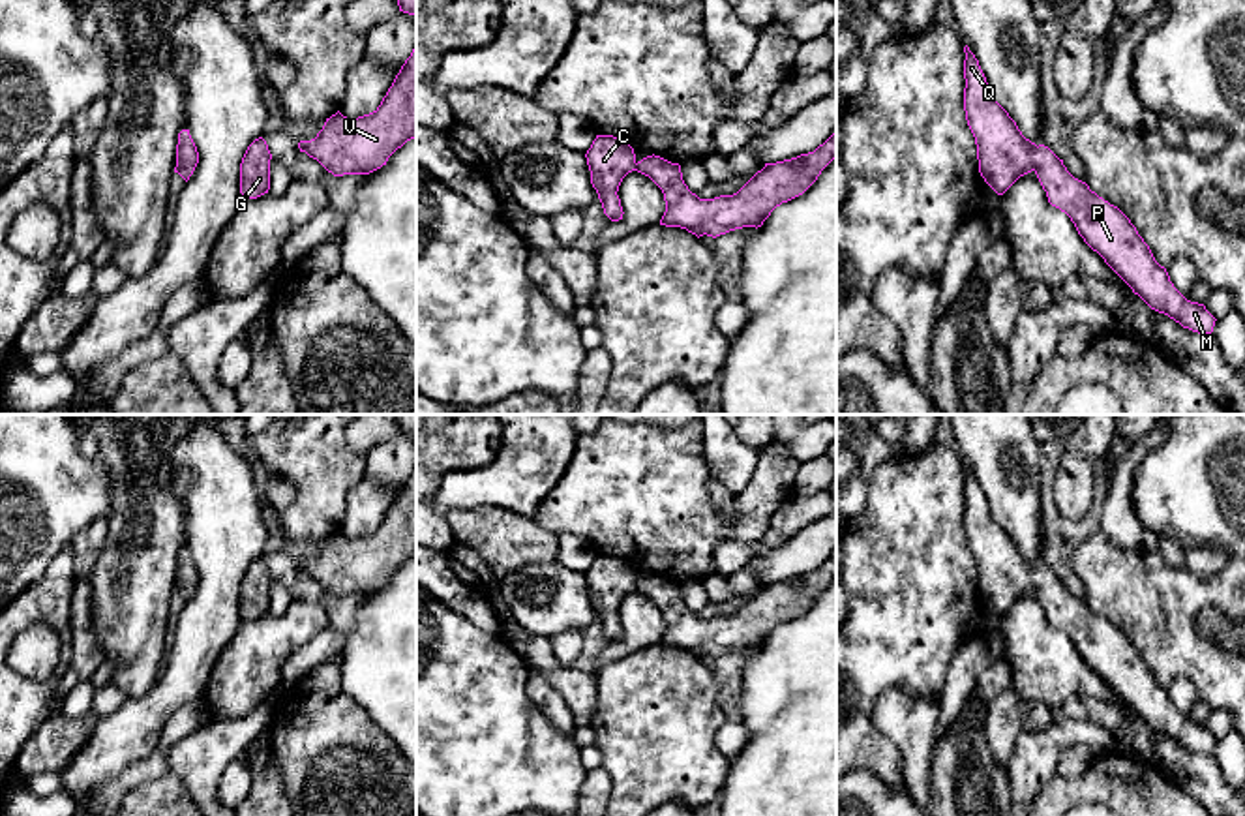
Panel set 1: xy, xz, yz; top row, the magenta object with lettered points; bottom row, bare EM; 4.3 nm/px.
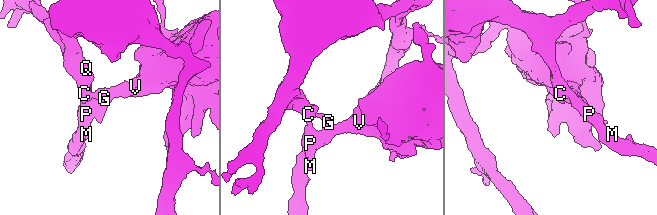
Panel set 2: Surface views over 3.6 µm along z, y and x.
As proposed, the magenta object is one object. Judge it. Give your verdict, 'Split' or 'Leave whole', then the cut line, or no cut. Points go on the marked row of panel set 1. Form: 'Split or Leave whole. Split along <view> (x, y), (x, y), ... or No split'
Leave whole. No split

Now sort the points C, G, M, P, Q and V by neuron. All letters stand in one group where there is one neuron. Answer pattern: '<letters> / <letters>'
C G M P Q V

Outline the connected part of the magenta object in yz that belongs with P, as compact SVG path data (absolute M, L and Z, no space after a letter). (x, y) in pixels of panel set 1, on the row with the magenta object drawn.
M968 45L964 53L964 111L984 182L1003 195L1020 176L1033 171L1048 203L1071 218L1084 242L1134 295L1183 328L1211 334L1217 319L1204 304L1187 300L1174 287L1166 268L1155 261L1131 219L1074 178L1048 146L1026 139L1009 113L990 96L979 60Z

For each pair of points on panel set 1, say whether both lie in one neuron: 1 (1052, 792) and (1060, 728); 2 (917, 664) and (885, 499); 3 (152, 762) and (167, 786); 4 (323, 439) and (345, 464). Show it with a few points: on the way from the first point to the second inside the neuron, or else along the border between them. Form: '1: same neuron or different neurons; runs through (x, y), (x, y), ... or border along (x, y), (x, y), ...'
1: different neurons; border along (1056, 773), (1035, 796)
2: same neuron; runs through (910, 623), (906, 541)
3: different neurons; border along (169, 771), (135, 785), (124, 796)
4: same neuron; runs through (327, 445), (340, 458)

